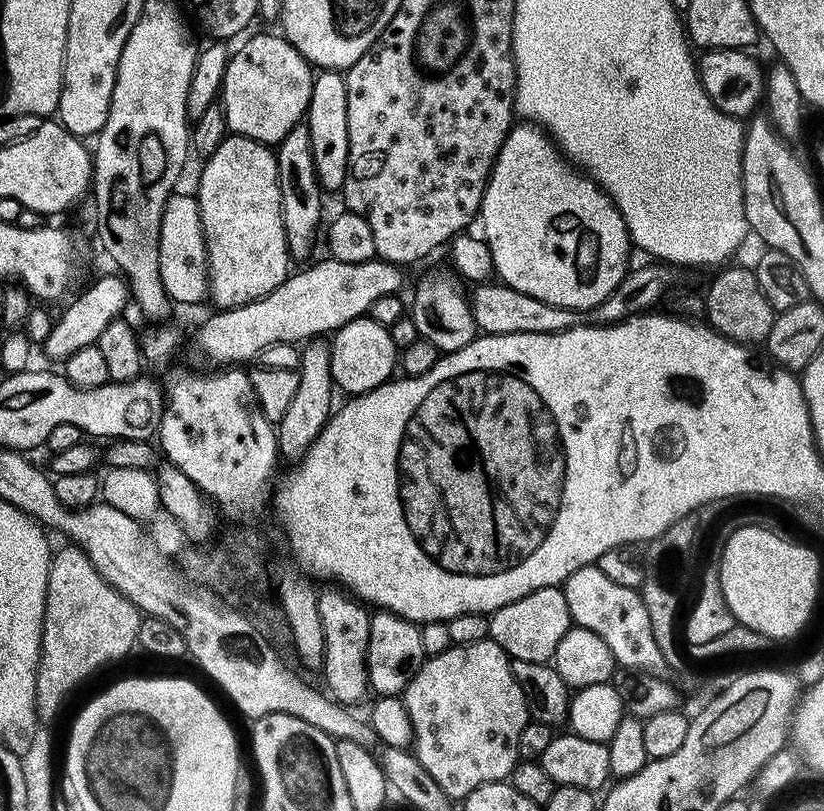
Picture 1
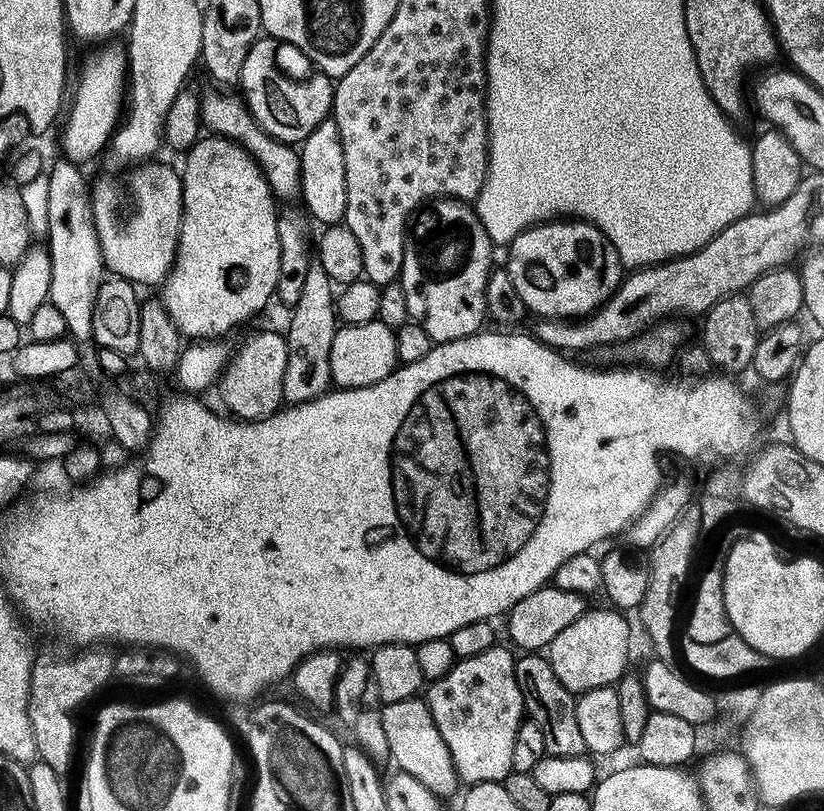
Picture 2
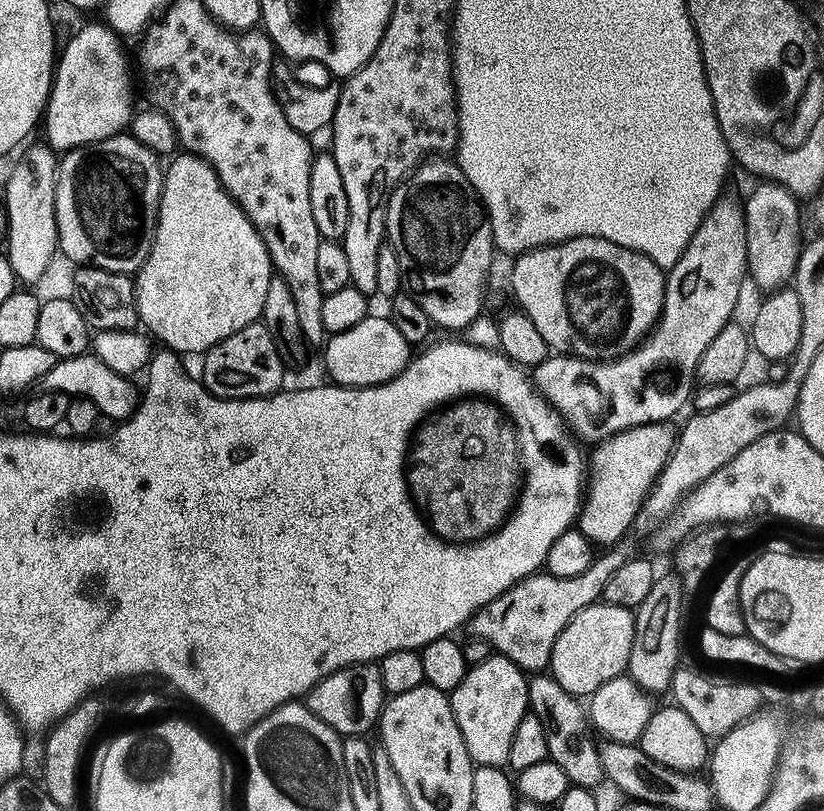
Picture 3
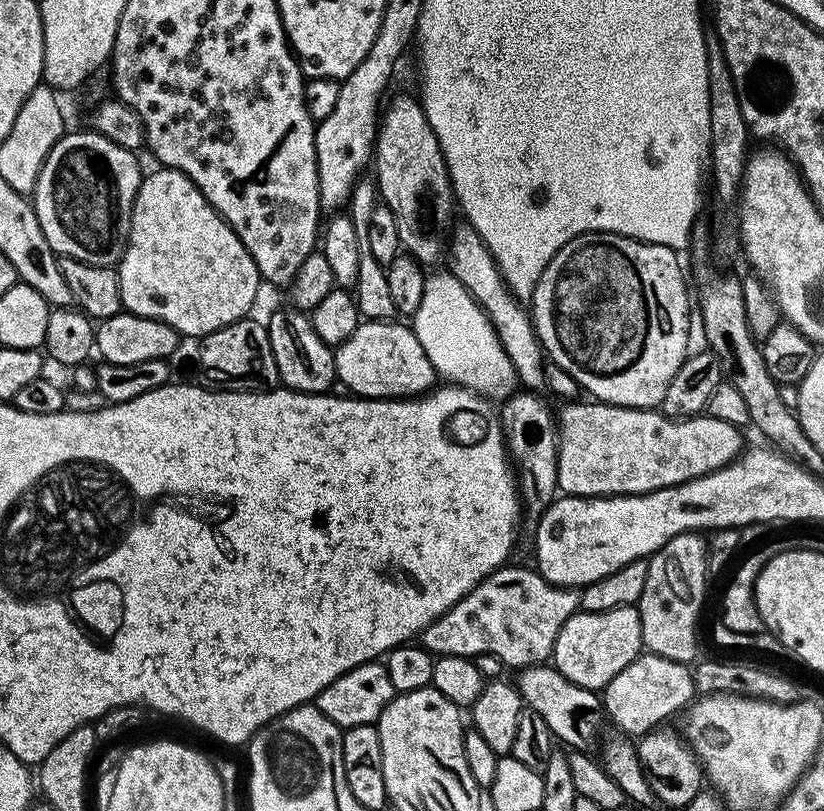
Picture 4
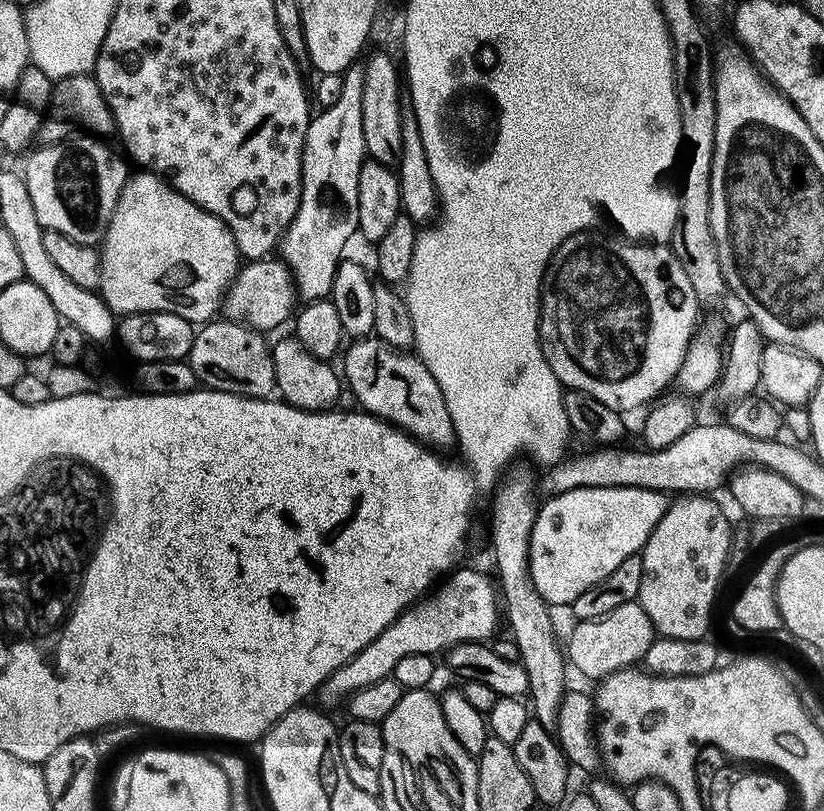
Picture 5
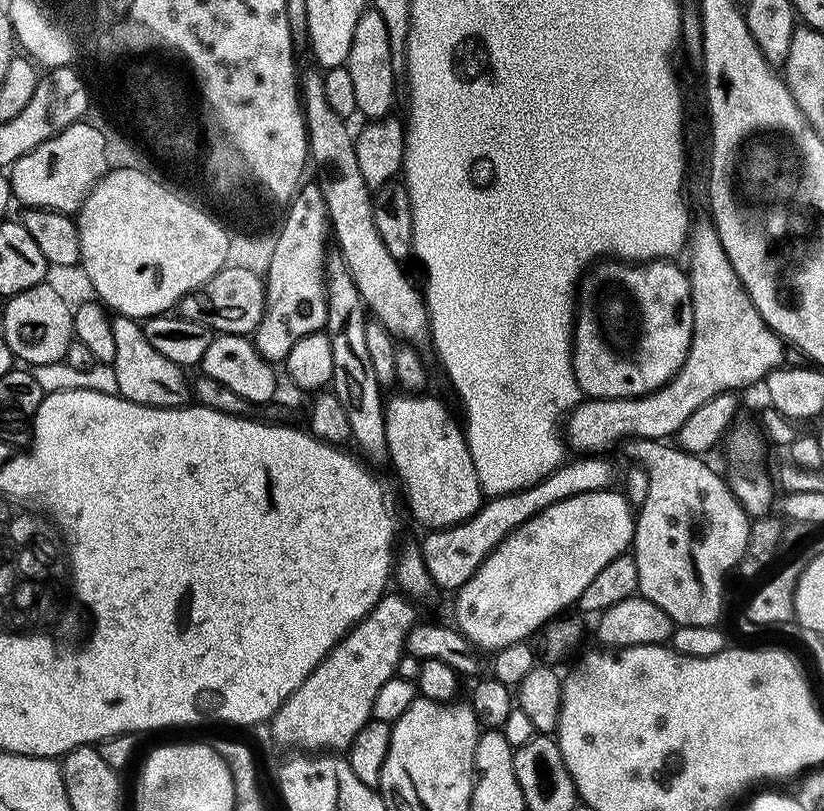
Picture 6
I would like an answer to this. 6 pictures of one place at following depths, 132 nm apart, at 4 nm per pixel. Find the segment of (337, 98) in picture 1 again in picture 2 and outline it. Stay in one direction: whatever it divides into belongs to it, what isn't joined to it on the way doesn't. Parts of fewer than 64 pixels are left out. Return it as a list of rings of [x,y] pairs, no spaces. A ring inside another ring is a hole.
[[[331,118],[324,120],[314,134],[306,137],[299,145],[300,191],[299,199],[304,199],[303,207],[320,226],[338,224],[343,221],[346,210],[346,162],[342,162],[342,138],[338,126]],[[308,207],[308,208],[307,208]],[[312,215],[312,216],[311,216]]]

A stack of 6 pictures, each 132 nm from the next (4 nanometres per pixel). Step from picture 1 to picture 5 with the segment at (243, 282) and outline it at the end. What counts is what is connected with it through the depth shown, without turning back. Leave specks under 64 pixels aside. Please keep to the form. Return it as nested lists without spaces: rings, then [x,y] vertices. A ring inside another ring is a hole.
[[[147,170],[137,173],[129,175],[120,189],[112,221],[99,249],[104,275],[99,295],[117,314],[173,312],[191,320],[193,325],[203,326],[221,311],[224,294],[242,267],[236,239],[219,218],[176,191],[167,179]]]

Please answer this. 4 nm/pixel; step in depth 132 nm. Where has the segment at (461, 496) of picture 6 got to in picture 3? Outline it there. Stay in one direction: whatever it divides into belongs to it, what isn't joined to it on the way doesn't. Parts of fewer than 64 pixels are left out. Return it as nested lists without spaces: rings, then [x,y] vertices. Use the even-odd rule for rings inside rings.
[[[370,314],[358,326],[350,330],[333,332],[323,345],[323,367],[333,376],[337,385],[346,388],[369,388],[375,384],[384,384],[408,365],[410,345],[395,328],[391,319]]]

